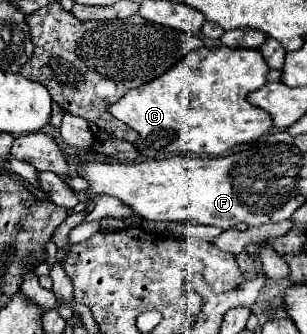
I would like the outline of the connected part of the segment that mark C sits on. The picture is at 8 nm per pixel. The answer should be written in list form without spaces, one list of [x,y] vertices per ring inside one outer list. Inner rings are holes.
[[[203,46],[189,52],[163,76],[129,90],[109,112],[139,132],[137,150],[145,158],[161,160],[171,154],[221,156],[233,146],[257,140],[273,128],[271,114],[247,100],[249,92],[267,84],[267,74],[269,66],[259,50]]]

